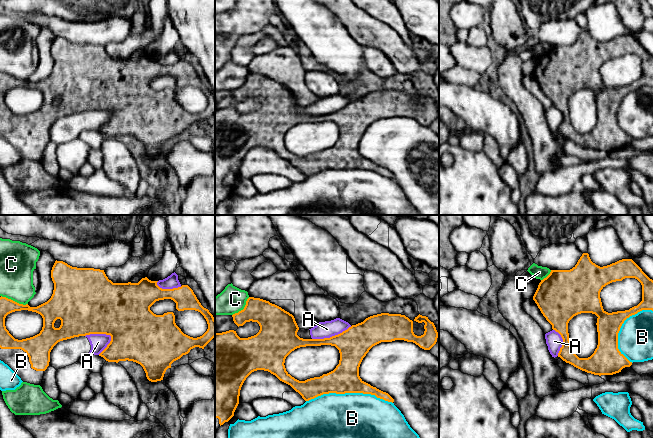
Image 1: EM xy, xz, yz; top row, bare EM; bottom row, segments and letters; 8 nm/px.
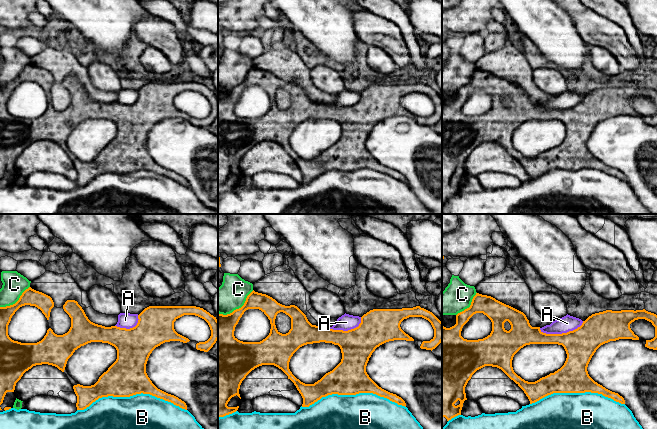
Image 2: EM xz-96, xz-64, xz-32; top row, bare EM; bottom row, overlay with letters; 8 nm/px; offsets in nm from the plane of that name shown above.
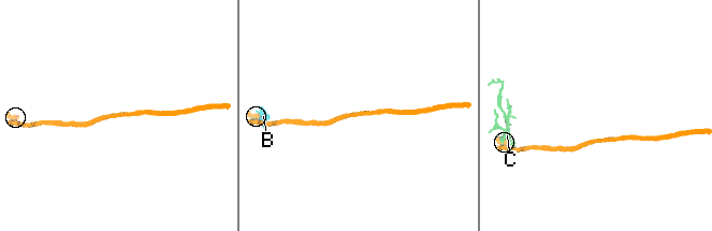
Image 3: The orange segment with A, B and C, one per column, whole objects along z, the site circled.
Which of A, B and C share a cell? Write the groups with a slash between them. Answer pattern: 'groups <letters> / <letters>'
groups A B / C

